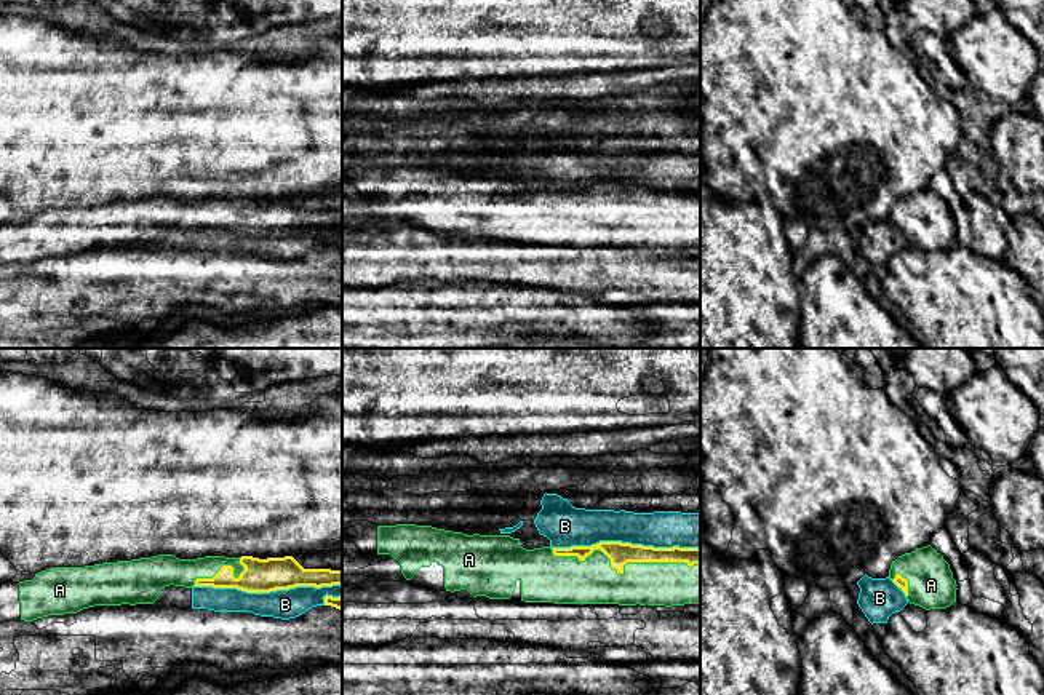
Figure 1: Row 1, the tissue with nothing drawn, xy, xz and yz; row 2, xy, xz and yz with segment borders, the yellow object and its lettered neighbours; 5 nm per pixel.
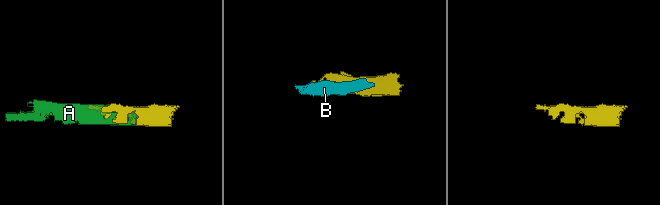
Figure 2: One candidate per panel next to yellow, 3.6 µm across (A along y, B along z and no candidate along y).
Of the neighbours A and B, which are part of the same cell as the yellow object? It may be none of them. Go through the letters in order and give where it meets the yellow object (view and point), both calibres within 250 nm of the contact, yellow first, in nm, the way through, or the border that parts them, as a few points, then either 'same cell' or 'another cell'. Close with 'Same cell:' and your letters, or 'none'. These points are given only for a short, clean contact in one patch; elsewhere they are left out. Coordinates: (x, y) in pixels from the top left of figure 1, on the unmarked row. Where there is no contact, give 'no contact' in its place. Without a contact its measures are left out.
A: contact xz (622, 211); calibres 120 and 220 nm; same cell
B: contact xy (267, 234); calibres 180 and 150 nm; another cell
Same cell: A

